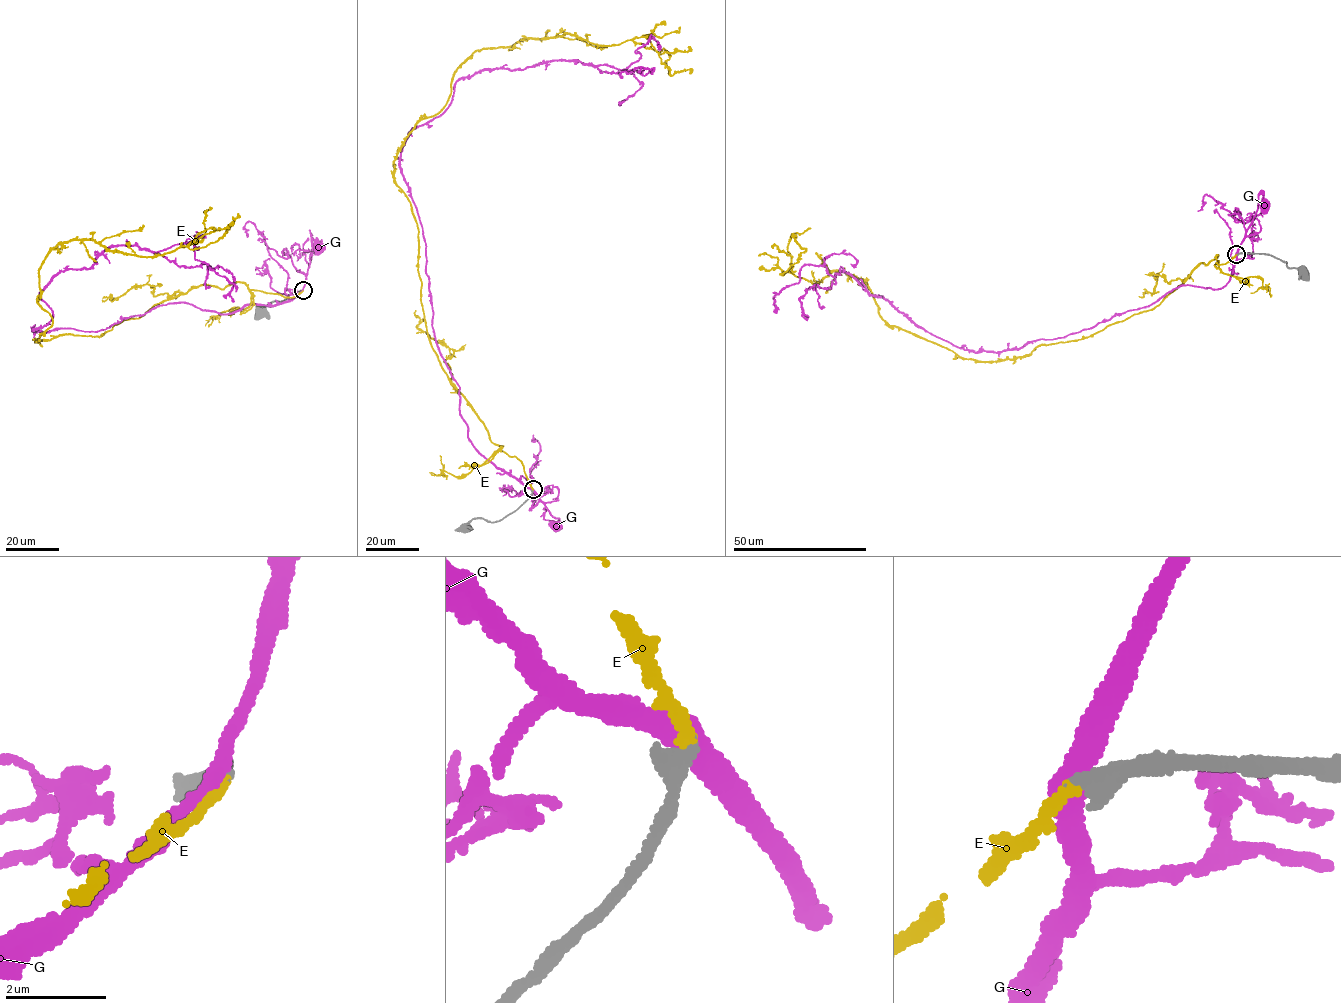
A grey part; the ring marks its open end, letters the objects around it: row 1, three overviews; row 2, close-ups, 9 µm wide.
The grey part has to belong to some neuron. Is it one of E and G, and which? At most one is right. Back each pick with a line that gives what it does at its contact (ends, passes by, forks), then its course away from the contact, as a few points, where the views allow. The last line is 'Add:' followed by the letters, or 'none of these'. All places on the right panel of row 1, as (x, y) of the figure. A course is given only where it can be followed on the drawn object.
E: it ends there; it runs (1236, 254), (1086, 337), (977, 361), (891, 326), (857, 277), (782, 275), (805, 250), (796, 235)
Add: E

